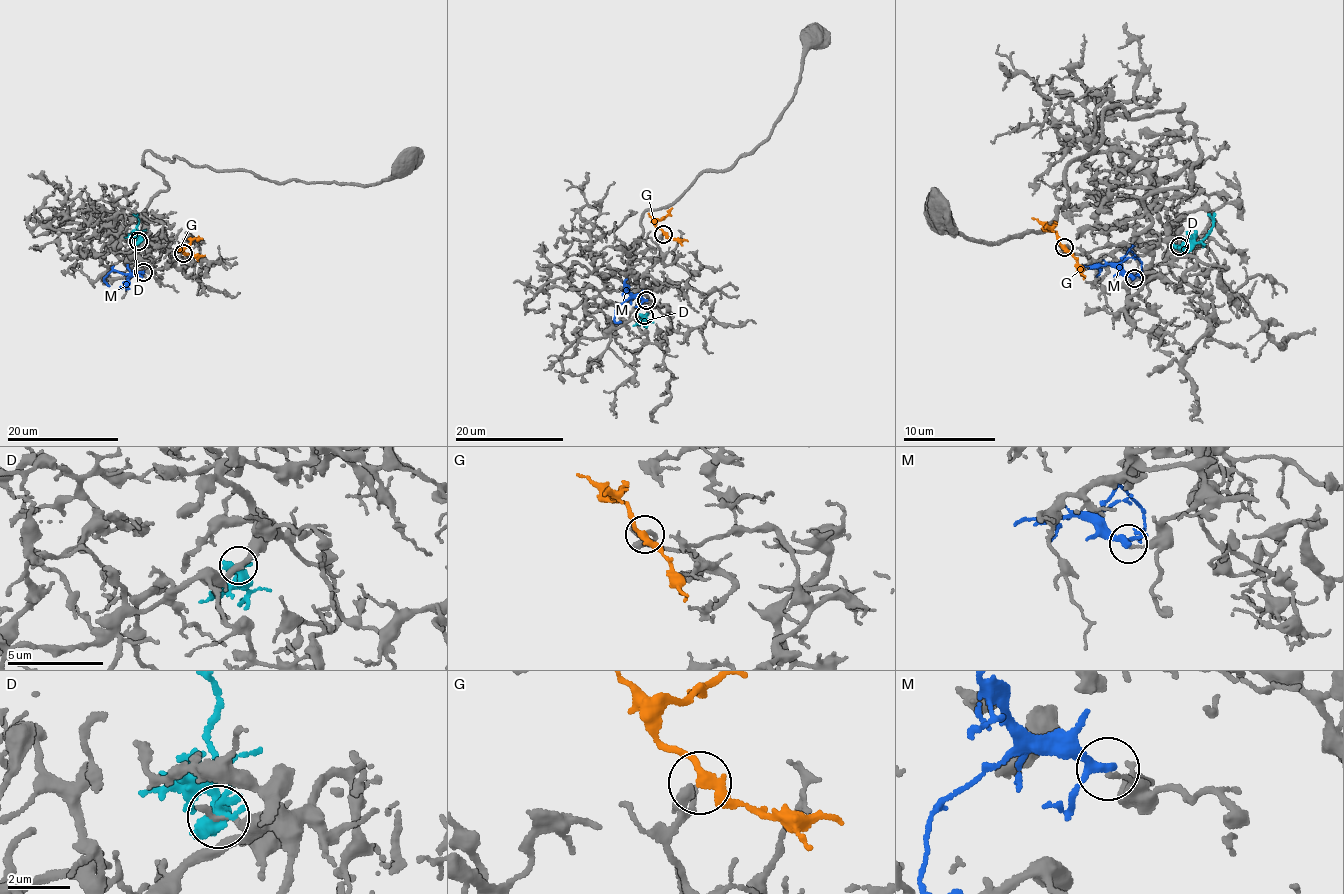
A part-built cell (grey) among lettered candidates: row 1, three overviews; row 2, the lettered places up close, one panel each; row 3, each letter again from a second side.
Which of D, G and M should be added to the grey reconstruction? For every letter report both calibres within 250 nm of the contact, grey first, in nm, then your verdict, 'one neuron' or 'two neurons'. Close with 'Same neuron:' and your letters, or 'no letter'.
D: 190 nm thick on the grey side, 440 nm on the other; two neurons
G: 180 nm thick on the grey side, 300 nm on the other; one neuron
M: 140 nm thick on the grey side, 280 nm on the other; two neurons
Same neuron: G

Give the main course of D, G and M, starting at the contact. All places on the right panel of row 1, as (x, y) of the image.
D: (1180, 246), (1189, 245), (1208, 234), (1213, 217), (1208, 213)
G: (1064, 246), (1047, 230), (1054, 226), (1045, 226)
M: (1134, 278), (1125, 271), (1120, 261), (1128, 250), (1142, 264), (1139, 279)

